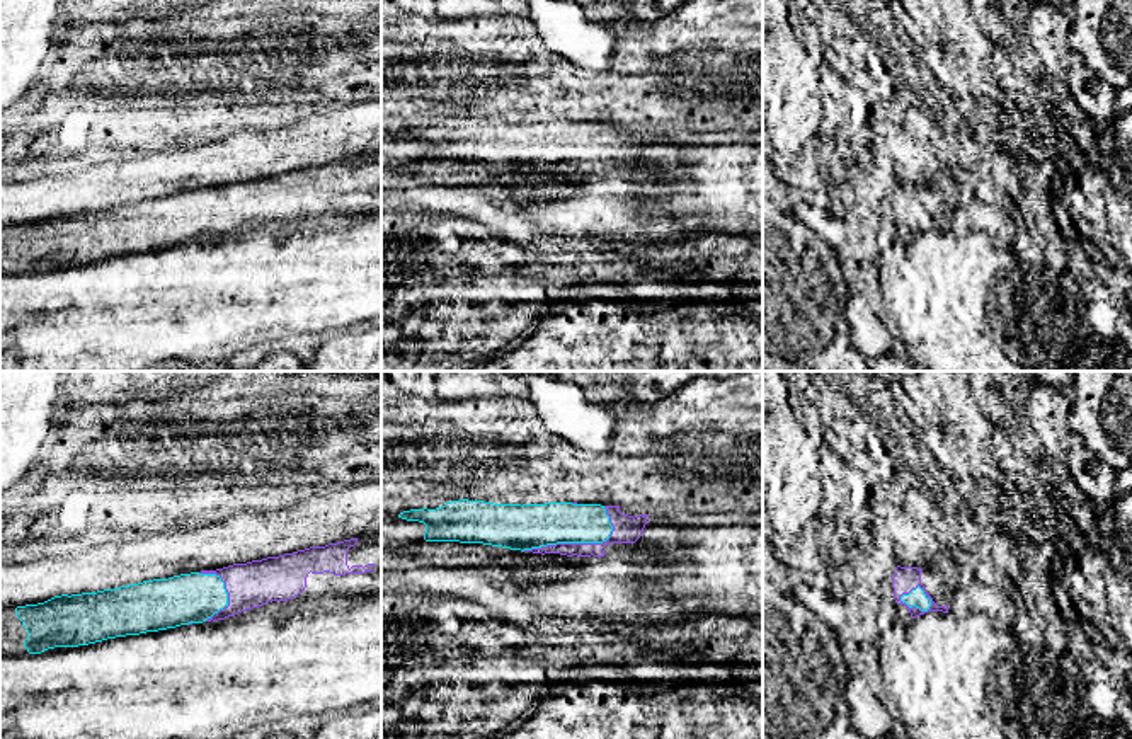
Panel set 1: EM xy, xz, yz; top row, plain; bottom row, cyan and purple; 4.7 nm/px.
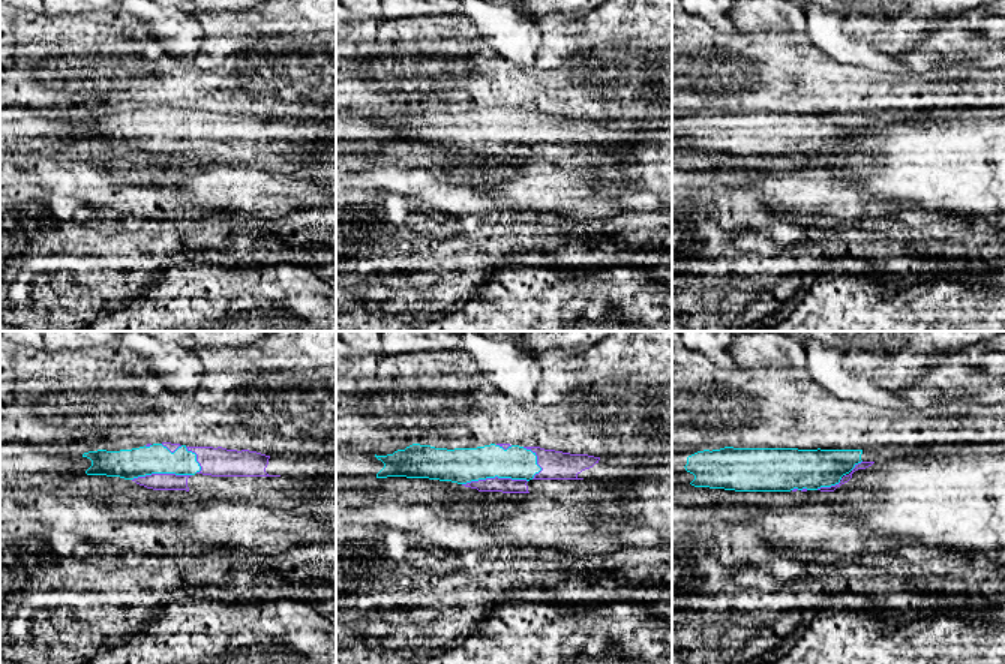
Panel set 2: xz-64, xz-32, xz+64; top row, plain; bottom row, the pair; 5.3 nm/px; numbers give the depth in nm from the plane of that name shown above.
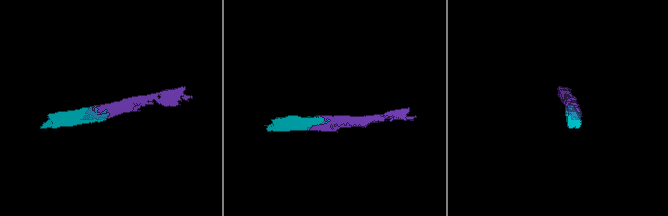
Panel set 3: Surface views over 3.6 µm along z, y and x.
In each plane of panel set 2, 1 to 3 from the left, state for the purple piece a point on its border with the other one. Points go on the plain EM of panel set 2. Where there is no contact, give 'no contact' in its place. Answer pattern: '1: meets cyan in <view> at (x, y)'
1: meets cyan in xz-64 at (161, 137)
2: meets cyan in xz-32 at (494, 141)
3: meets cyan in xz+64 at (828, 150)

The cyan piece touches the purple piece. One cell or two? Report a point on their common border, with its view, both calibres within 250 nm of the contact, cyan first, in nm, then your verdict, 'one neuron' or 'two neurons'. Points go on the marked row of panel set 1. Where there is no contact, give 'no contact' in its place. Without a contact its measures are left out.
xz (571, 542) | 220/100 nm | one neuron

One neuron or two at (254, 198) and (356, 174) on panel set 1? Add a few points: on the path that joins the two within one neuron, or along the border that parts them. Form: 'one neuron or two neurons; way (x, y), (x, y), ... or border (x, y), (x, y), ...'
one neuron; way (280, 198), (305, 179), (331, 177)

